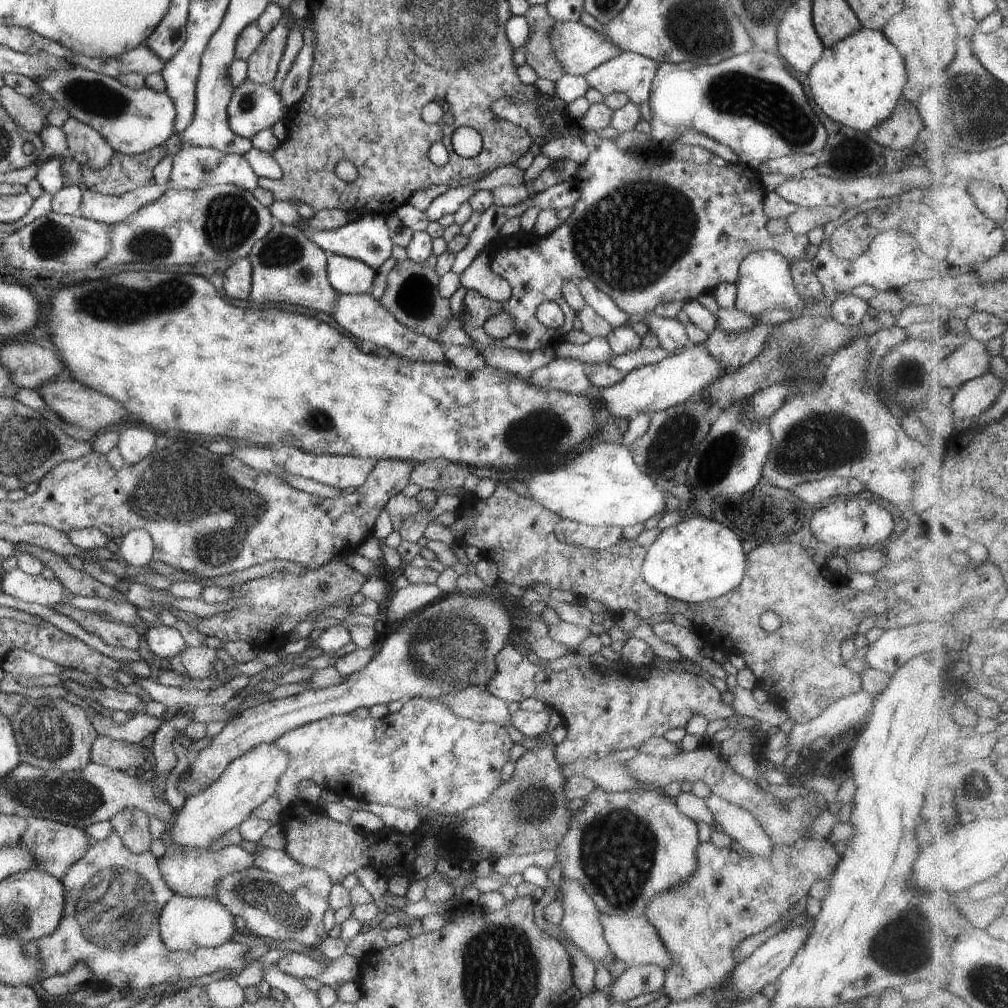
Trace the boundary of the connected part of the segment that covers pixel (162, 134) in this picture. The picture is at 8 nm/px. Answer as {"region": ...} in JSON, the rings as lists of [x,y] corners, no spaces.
{"region":[[[78,66],[49,72],[36,84],[39,90],[51,94],[56,108],[65,109],[69,117],[99,132],[119,154],[131,156],[147,152],[161,145],[173,133],[175,104],[166,91],[155,92],[144,86],[129,88],[117,79]]]}

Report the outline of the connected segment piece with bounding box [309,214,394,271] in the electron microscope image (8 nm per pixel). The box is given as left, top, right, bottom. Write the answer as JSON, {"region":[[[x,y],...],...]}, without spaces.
{"region":[[[364,214],[359,217],[359,220],[347,222],[337,230],[313,230],[309,239],[329,254],[340,254],[360,260],[374,271],[377,267],[384,267],[390,263],[390,252],[394,245],[389,236],[386,220],[379,214]]]}

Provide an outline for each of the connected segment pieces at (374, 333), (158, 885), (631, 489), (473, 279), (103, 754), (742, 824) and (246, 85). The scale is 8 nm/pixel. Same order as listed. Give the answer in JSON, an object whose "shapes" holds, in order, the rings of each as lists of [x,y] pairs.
{"shapes":[[[[337,293],[333,304],[331,304],[331,317],[333,320],[345,330],[349,332],[351,336],[359,338],[359,340],[367,340],[377,344],[377,346],[383,346],[407,360],[419,360],[419,362],[433,362],[433,364],[439,364],[439,362],[446,363],[444,356],[444,347],[440,345],[436,340],[429,340],[427,336],[422,334],[415,334],[409,328],[405,328],[402,324],[399,324],[397,320],[391,316],[391,312],[387,312],[384,308],[381,308],[381,304],[371,298],[369,293],[360,295],[344,295]]],[[[115,831],[103,840],[93,841],[60,881],[64,905],[59,924],[51,934],[23,942],[21,946],[23,954],[43,964],[41,979],[65,974],[81,962],[91,970],[91,982],[96,987],[141,990],[218,970],[241,971],[253,962],[245,954],[249,947],[235,940],[216,947],[167,950],[159,938],[158,914],[173,894],[157,870],[156,856],[149,850],[139,854],[129,852]]],[[[599,444],[591,450],[579,454],[575,460],[565,464],[559,470],[553,472],[539,472],[531,476],[525,484],[529,496],[535,502],[539,502],[543,508],[555,512],[561,519],[578,522],[587,526],[606,526],[625,528],[645,522],[651,516],[663,514],[663,486],[651,482],[645,472],[641,472],[632,458],[629,458],[629,450],[625,446],[617,444]]],[[[492,244],[481,248],[467,268],[458,276],[459,286],[473,289],[481,296],[492,301],[505,302],[511,296],[509,283],[500,276],[493,274],[487,264]]],[[[96,735],[93,744],[91,744],[89,762],[121,771],[124,771],[128,766],[137,768],[147,760],[143,749],[139,743],[119,742],[119,740]]],[[[715,794],[703,799],[713,814],[714,826],[730,836],[750,855],[769,856],[773,843],[752,814],[740,806],[729,804]]],[[[245,79],[239,86],[232,88],[231,98],[227,106],[227,124],[233,134],[241,138],[249,138],[267,126],[272,126],[278,120],[284,121],[289,108],[280,99],[279,94],[271,86],[255,84]]]]}

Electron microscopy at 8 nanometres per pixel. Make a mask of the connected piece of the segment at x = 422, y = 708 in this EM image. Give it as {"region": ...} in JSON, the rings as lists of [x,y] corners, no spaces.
{"region":[[[411,697],[397,712],[387,713],[379,720],[370,717],[354,720],[349,714],[327,716],[285,732],[273,744],[289,756],[289,764],[275,786],[282,809],[298,802],[298,784],[301,780],[309,780],[339,798],[352,796],[362,802],[395,806],[414,813],[416,806],[425,806],[433,817],[434,814],[459,814],[471,806],[483,804],[499,786],[499,772],[509,760],[513,742],[505,728],[498,724],[459,718],[445,704]]]}

